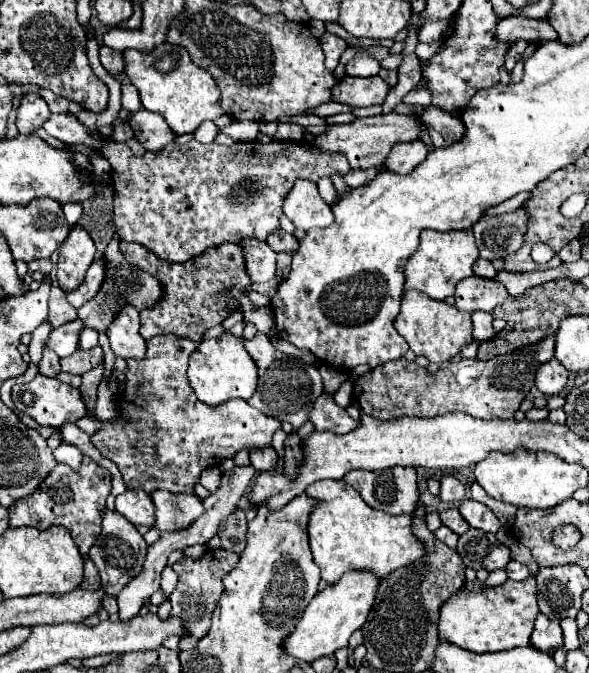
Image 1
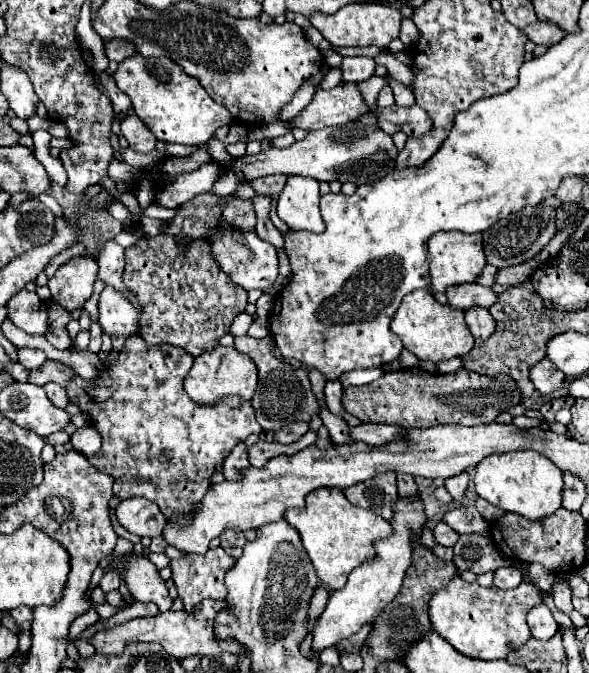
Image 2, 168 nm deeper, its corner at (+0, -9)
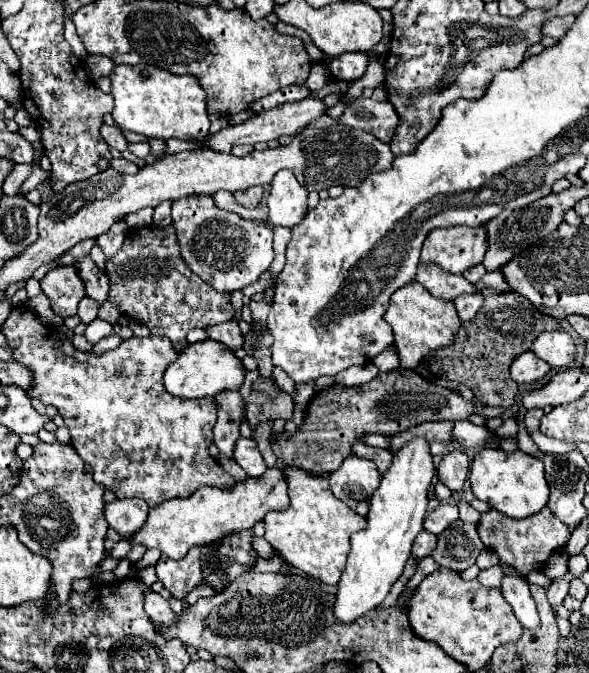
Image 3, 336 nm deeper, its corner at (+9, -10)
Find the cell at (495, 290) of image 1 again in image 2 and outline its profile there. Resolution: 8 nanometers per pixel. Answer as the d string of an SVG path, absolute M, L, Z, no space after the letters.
M464 283L464 287L448 287L446 297L452 307L458 307L462 311L466 311L470 307L490 309L498 299L492 289L482 287L478 283Z

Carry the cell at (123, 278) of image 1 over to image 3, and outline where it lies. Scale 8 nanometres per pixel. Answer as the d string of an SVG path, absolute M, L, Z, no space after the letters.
M83 298L78 305L77 316L81 318L83 324L89 324L97 318L99 306L95 302L91 302L91 298Z

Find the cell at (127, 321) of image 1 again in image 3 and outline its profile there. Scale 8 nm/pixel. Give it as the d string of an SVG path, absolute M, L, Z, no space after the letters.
M89 256L77 262L77 268L81 272L81 278L87 288L87 296L95 300L97 304L103 304L109 300L109 278L93 264Z

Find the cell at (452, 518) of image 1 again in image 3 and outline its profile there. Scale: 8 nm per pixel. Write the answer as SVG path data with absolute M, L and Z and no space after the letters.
M423 530L417 534L415 538L415 544L413 544L413 554L417 558L423 558L423 556L429 556L433 550L435 550L435 544L437 544L437 536Z

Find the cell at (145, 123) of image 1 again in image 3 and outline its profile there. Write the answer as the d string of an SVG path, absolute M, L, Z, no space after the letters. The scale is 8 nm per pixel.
M103 124L101 134L103 134L103 140L105 140L111 148L117 148L119 152L123 152L123 150L129 148L129 140L123 136L123 132L121 132L117 126L107 126L107 124Z

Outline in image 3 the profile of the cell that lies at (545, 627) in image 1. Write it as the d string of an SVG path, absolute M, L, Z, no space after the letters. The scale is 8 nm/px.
M505 576L501 590L503 590L505 600L513 606L513 612L515 612L517 620L521 622L521 626L527 630L535 630L541 622L539 622L539 614L535 610L535 600L527 588L527 580L515 578L515 576Z

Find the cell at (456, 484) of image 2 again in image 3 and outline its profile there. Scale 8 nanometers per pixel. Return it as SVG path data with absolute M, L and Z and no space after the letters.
M453 450L449 452L437 468L437 478L443 482L451 492L459 492L469 474L469 458L465 452Z

